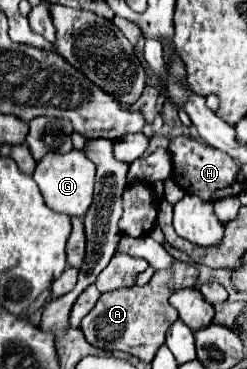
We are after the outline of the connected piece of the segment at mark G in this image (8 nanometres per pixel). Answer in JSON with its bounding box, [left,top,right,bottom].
[33,151,95,217]

